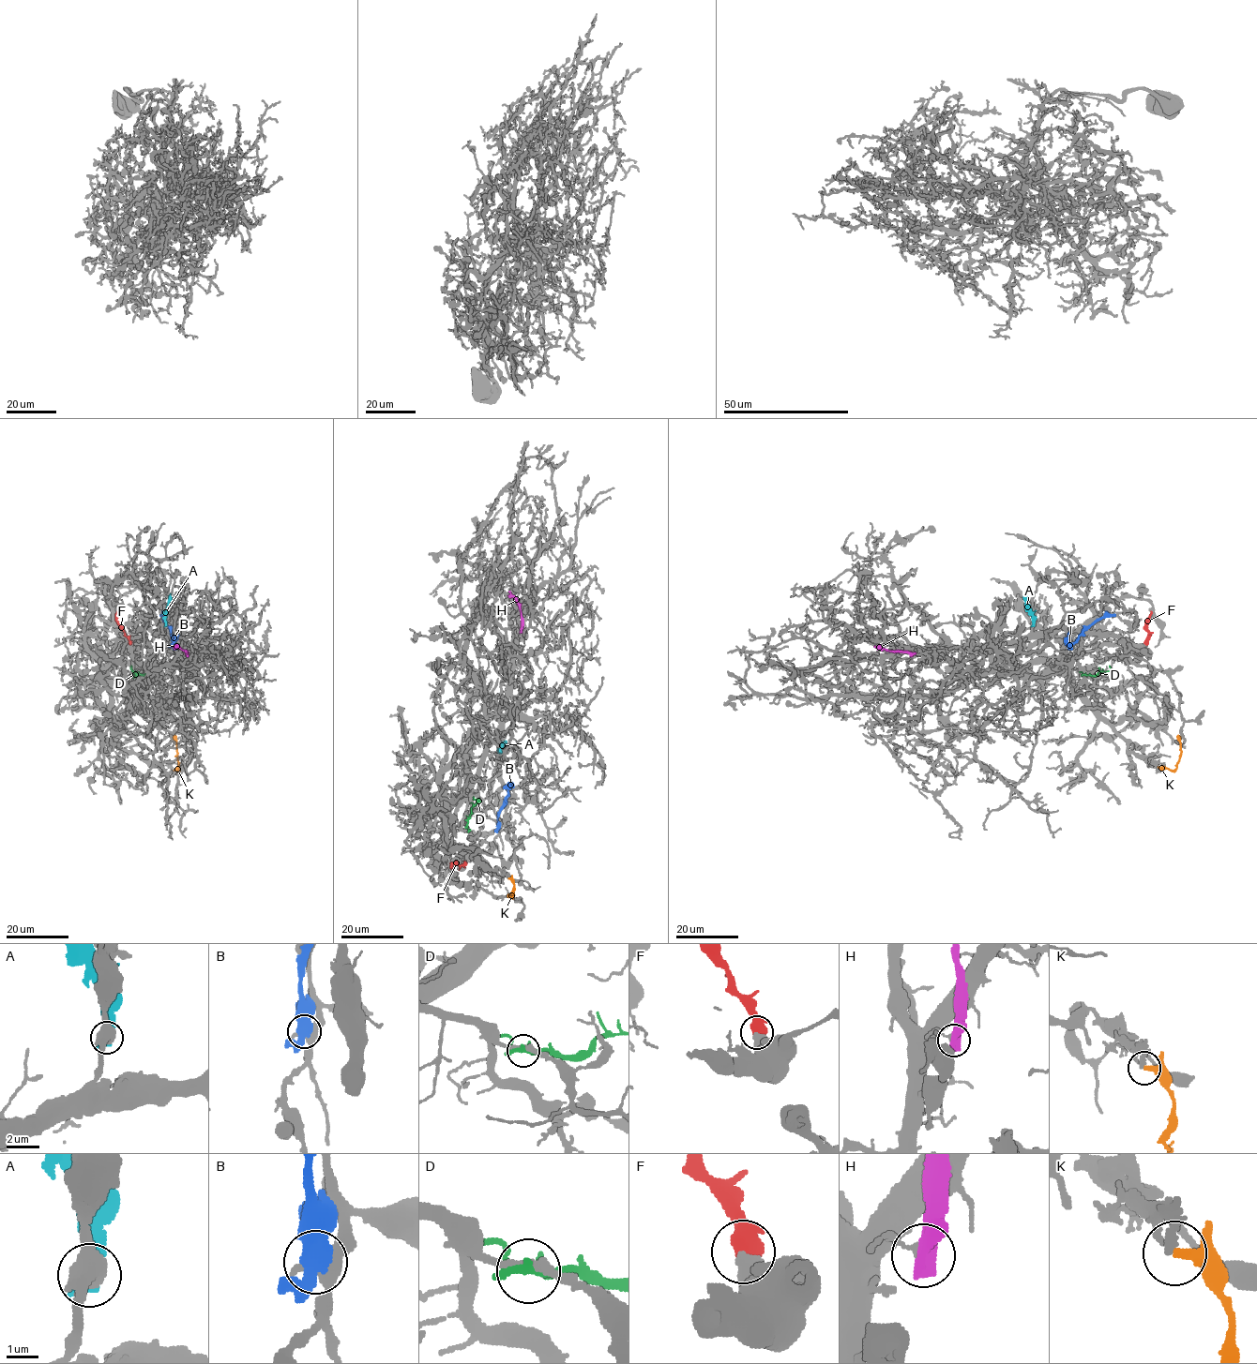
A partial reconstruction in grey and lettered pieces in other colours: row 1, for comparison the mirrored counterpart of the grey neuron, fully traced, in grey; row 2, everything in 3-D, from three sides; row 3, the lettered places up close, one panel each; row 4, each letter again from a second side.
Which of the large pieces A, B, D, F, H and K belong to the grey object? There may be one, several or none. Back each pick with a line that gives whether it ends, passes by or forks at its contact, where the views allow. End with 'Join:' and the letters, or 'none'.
K: it ends
Join: K

